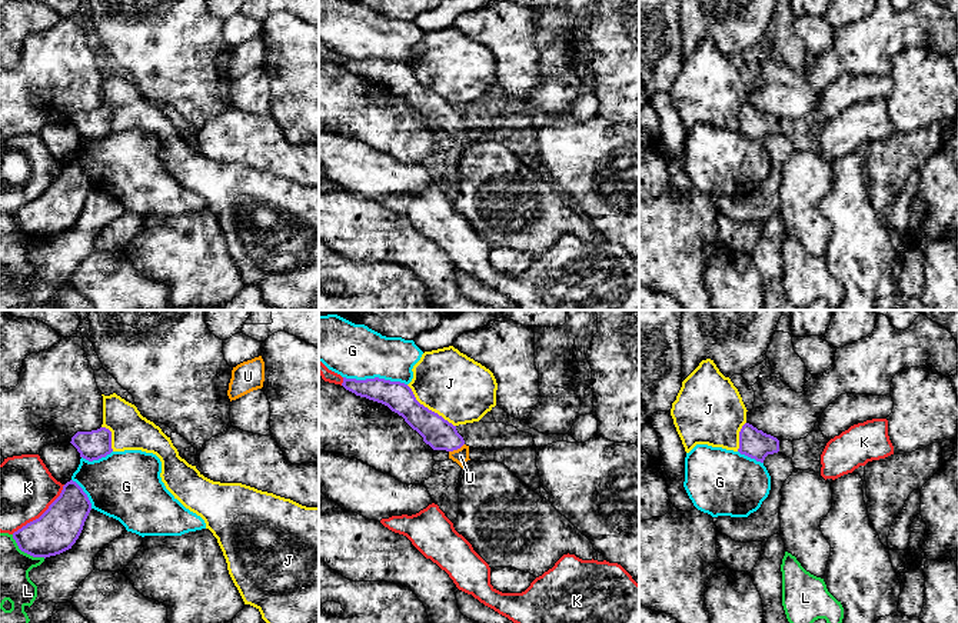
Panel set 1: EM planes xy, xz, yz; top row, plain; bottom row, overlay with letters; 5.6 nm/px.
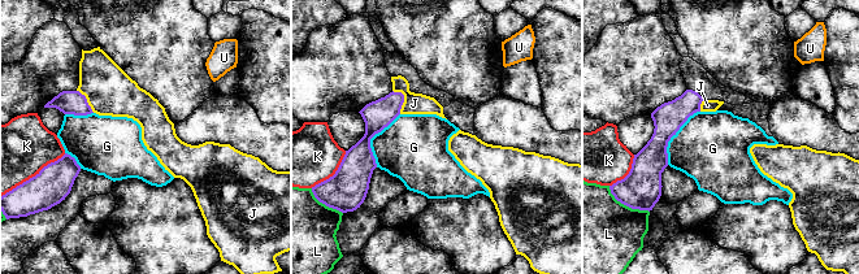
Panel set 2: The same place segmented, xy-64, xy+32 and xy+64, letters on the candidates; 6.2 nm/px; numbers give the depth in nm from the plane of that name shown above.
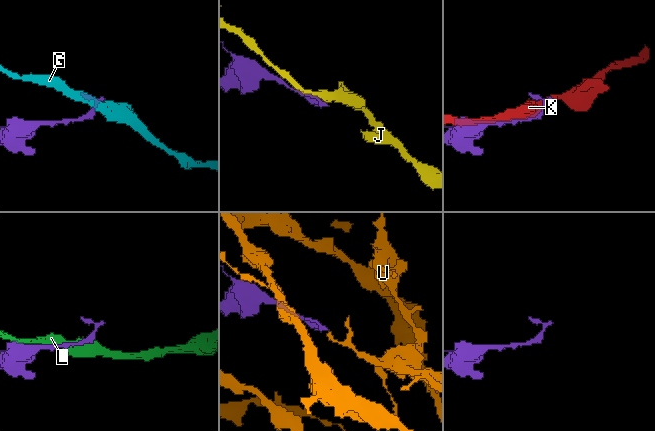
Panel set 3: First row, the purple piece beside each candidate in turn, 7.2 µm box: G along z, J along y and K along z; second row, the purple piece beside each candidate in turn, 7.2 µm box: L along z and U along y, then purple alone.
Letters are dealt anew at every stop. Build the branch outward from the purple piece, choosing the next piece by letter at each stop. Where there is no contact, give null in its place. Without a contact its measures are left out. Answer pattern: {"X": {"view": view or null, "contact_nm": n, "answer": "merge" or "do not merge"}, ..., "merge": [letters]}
{"G": {"view": "xz", "contact_nm": 360, "answer": "do not merge"}, "J": {"view": "xz", "contact_nm": 360, "answer": "do not merge"}, "K": {"view": "xy", "contact_nm": 400, "answer": "do not merge"}, "L": {"view": "xy", "contact_nm": 240, "answer": "do not merge"}, "U": {"view": "xz", "contact_nm": 100, "answer": "merge"}, "merge": ["U"]}

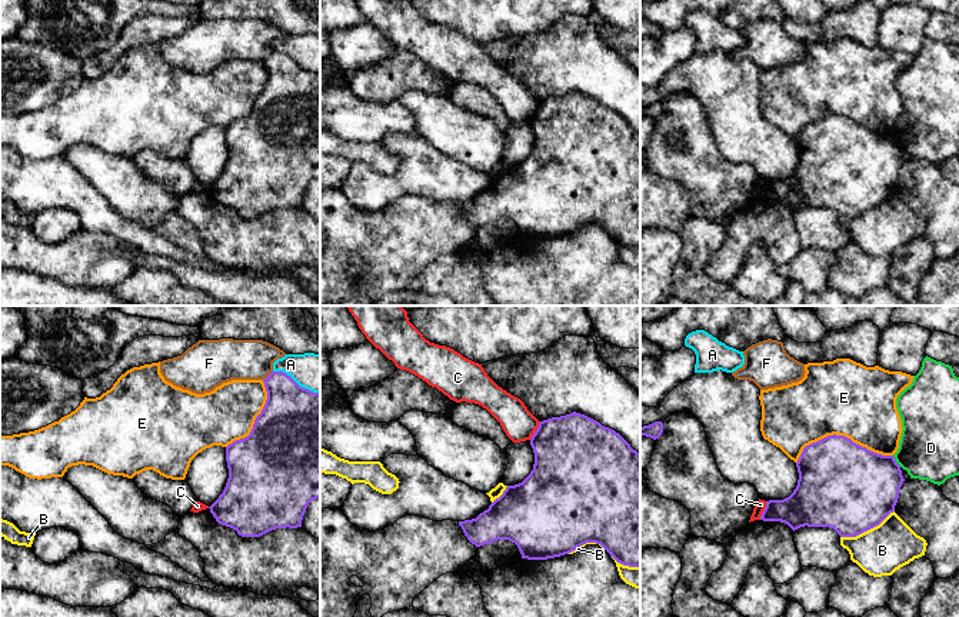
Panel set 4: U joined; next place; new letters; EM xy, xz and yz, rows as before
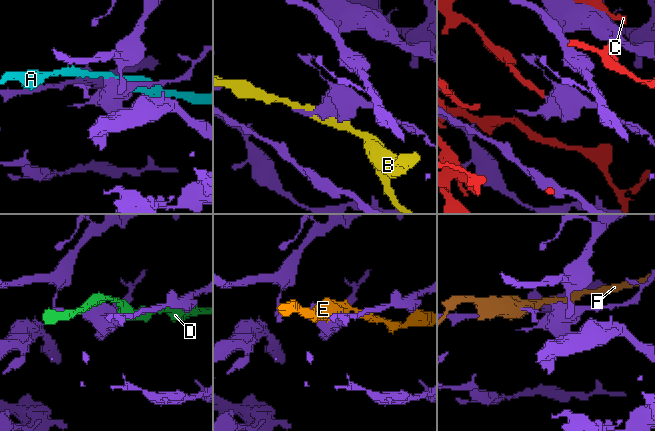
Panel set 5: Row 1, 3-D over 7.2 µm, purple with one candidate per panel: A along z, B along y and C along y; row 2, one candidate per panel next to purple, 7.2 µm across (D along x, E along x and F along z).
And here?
{"A": {"view": "xy", "contact_nm": 300, "answer": "do not merge"}, "B": {"view": "yz", "contact_nm": 340, "answer": "do not merge"}, "C": {"view": "xz", "contact_nm": 120, "answer": "do not merge"}, "D": {"view": "yz", "contact_nm": 80, "answer": "do not merge"}, "E": {"view": "yz", "contact_nm": 550, "answer": "do not merge"}, "F": {"view": "xy", "contact_nm": 80, "answer": "do not merge"}, "merge": []}

